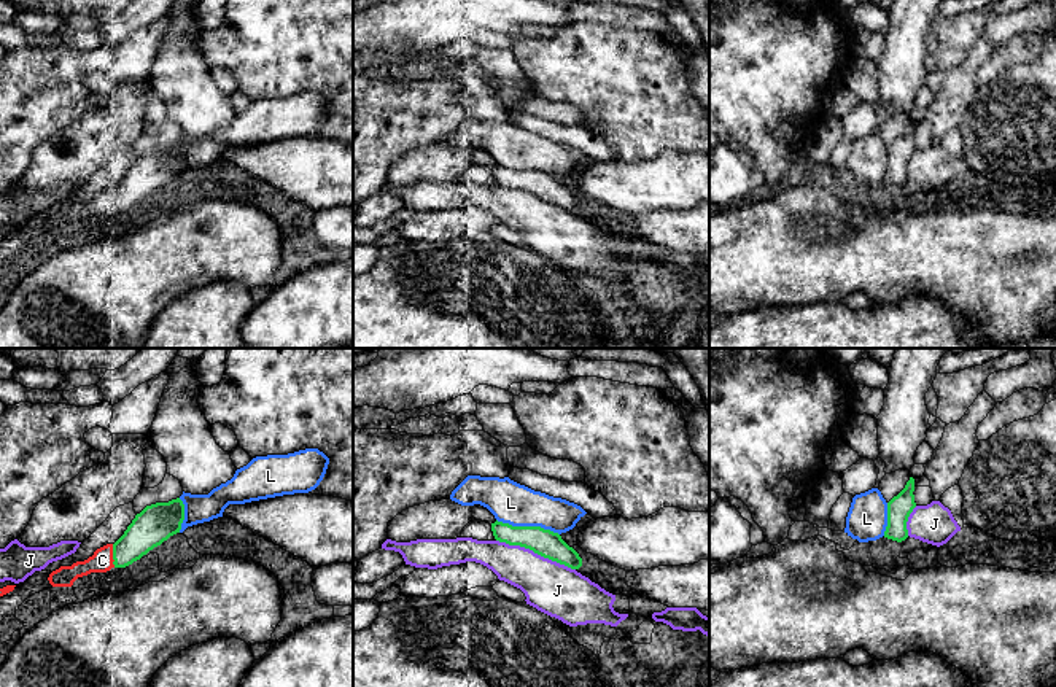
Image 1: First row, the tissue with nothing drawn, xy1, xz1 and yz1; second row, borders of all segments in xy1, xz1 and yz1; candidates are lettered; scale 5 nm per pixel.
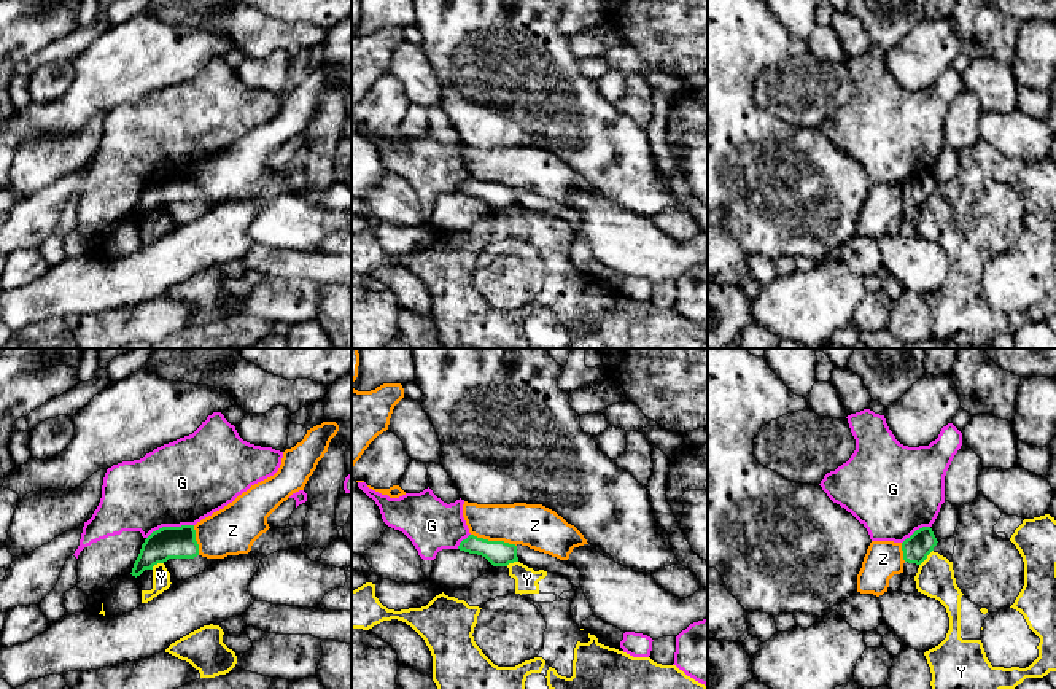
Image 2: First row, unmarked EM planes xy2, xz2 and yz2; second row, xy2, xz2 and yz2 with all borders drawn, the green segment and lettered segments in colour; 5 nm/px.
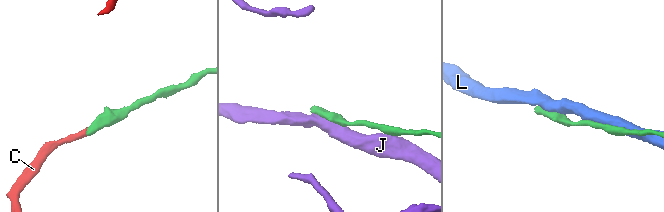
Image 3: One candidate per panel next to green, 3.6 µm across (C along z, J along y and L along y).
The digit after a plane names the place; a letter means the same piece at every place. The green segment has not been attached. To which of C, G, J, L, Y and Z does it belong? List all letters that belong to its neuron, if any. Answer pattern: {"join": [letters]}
{"join": ["C"]}

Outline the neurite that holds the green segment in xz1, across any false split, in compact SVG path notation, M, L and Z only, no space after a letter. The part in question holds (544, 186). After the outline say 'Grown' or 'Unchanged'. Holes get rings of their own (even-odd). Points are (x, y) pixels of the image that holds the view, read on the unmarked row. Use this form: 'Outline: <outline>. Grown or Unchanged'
Outline: M496 164L491 167L491 175L499 186L530 192L571 213L579 213L582 210L579 197L569 191L558 177L550 173L541 170L512 170Z. Unchanged

